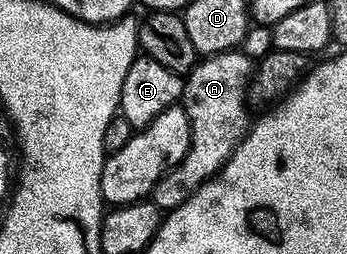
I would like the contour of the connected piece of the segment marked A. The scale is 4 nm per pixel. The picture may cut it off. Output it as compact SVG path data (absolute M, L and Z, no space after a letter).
M241 49L225 51L219 55L199 58L194 67L184 75L180 106L190 118L190 148L180 161L150 191L149 202L154 203L163 213L175 211L200 185L221 171L230 160L236 145L246 136L252 123L248 110L246 91L249 89L251 75L256 70L255 60L248 58Z

